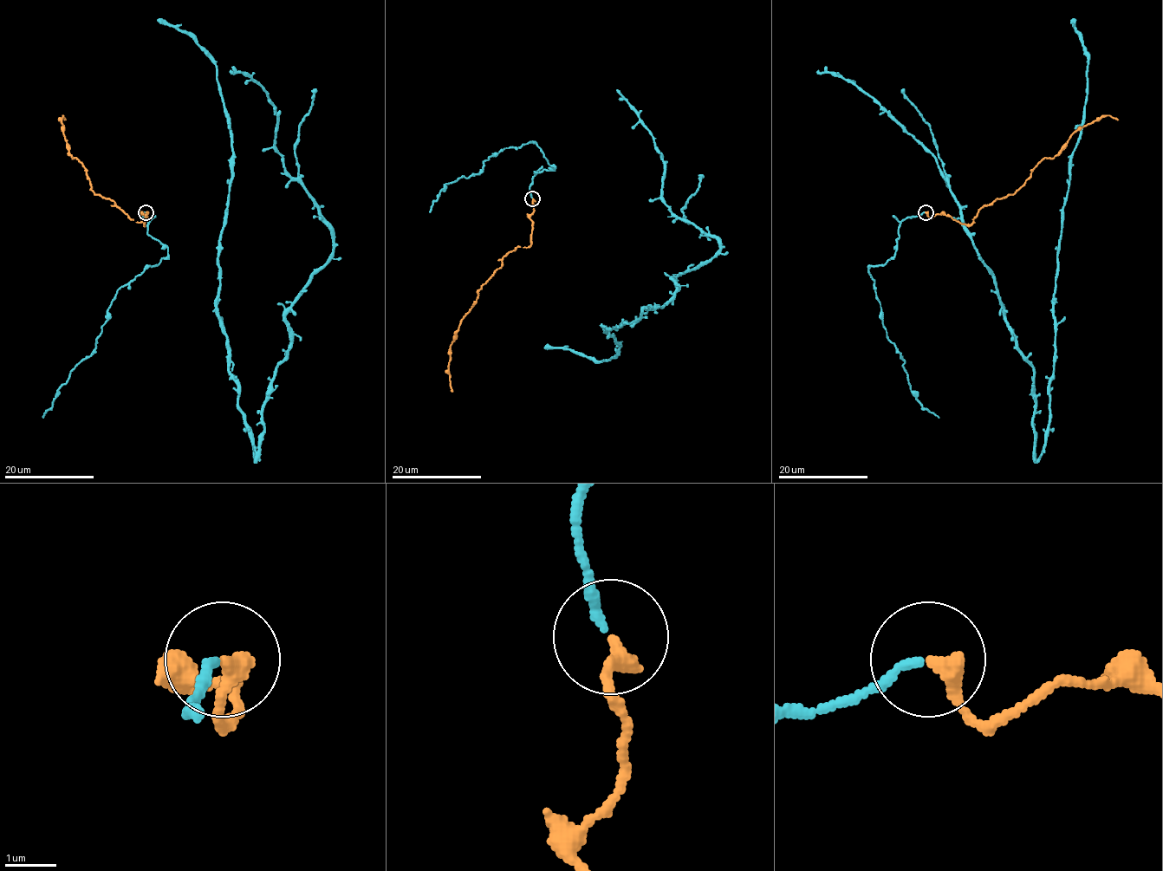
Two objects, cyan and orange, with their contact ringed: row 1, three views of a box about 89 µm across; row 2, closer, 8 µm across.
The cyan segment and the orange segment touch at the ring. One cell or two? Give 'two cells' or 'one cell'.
one cell

